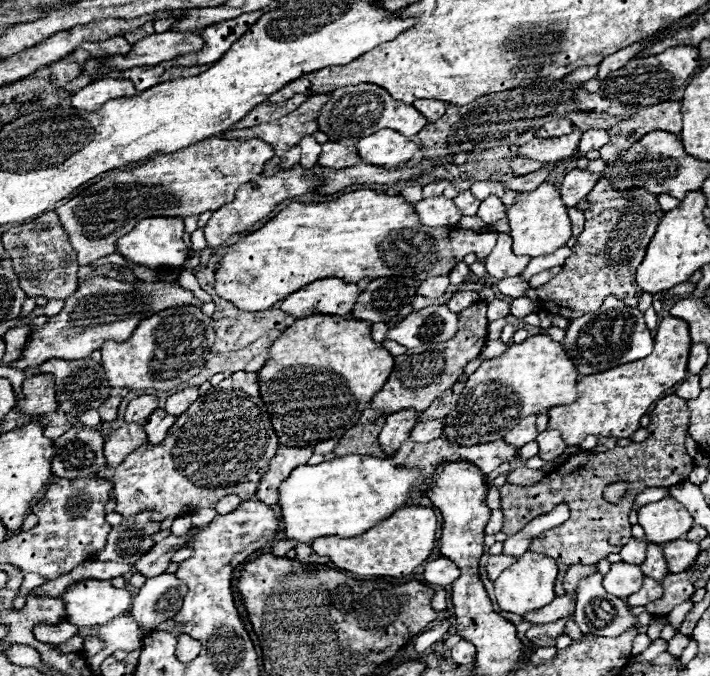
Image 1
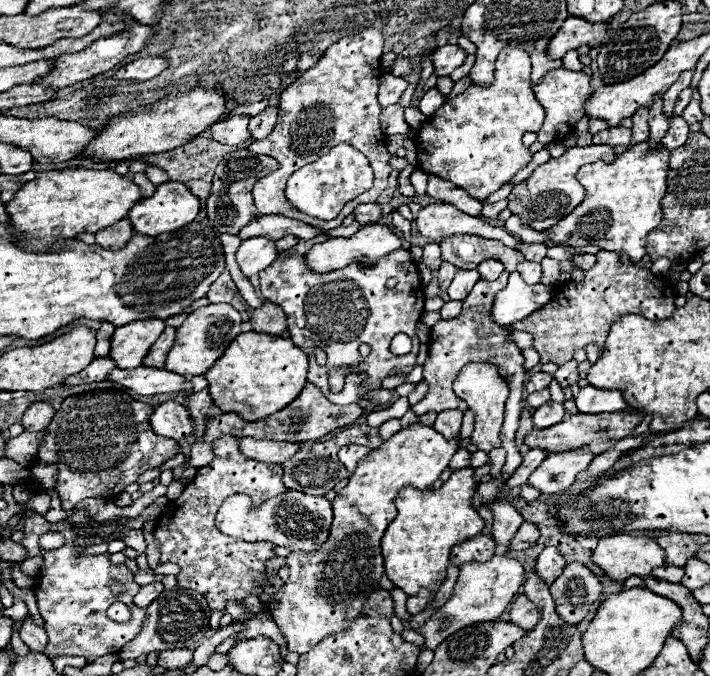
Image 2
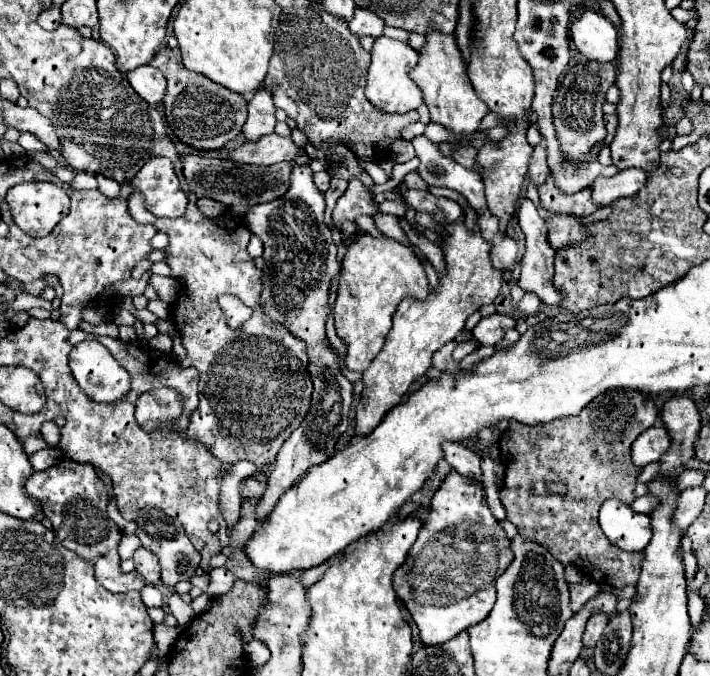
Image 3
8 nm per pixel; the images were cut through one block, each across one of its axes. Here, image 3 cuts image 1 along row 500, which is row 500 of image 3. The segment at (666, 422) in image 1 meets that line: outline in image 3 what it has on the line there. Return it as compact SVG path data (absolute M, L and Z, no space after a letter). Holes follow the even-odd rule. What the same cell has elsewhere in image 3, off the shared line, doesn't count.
M616 388L600 394L576 416L558 418L540 426L528 426L510 420L510 426L506 428L506 432L498 442L500 462L506 464L504 488L500 490L500 500L508 512L508 520L520 530L524 538L540 544L562 566L570 566L570 564L576 566L582 572L582 576L594 580L596 584L608 584L614 588L636 584L644 554L642 552L624 554L624 550L612 546L612 542L608 542L608 538L604 536L598 524L598 510L610 498L618 498L624 504L634 502L634 486L640 468L632 466L630 446L636 440L636 436L642 434L642 430L648 430L650 426L656 424L656 416L658 410L650 394L632 388ZM546 482L566 482L568 494L556 496L548 492Z

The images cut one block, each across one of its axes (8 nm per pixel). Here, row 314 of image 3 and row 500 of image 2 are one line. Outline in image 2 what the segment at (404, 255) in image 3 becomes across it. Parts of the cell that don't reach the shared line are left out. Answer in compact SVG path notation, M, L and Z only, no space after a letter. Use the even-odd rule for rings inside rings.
M416 422L408 428L402 428L388 440L384 440L376 450L370 450L370 454L358 462L356 472L348 478L348 486L342 488L332 502L334 520L330 528L330 538L324 542L324 546L320 550L292 552L290 556L286 556L290 578L282 586L282 590L276 592L280 608L274 610L272 618L282 630L282 634L286 636L288 650L304 654L308 652L308 648L316 646L324 636L344 630L346 620L352 620L352 616L360 614L360 608L364 606L364 598L368 598L368 592L372 592L372 588L378 588L376 580L380 580L380 576L384 574L384 558L380 554L380 540L390 520L396 516L392 500L396 498L398 490L404 486L428 490L428 486L434 480L438 480L440 472L452 460L454 452L458 450L458 442L460 442L460 436L448 440L440 432L436 432L432 426L424 426Z

